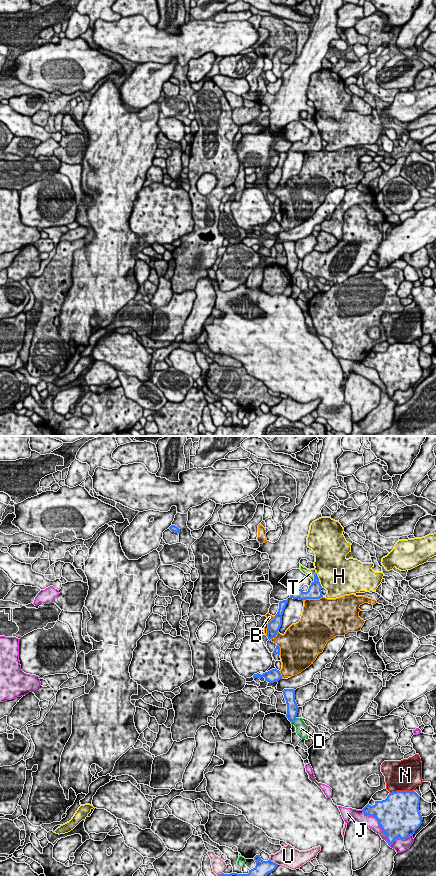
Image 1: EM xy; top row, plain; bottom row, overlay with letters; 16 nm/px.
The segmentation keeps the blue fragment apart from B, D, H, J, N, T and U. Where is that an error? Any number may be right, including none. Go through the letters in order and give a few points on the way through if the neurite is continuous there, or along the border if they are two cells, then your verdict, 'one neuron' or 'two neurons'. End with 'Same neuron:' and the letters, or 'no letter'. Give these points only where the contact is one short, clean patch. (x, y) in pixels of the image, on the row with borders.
B: two neurons
D: two neurons
H: border xy (316, 572), (319, 579); two neurons
J: two neurons
N: two neurons
T: way xy (314, 592), (314, 577), (310, 573); one neuron
U: two neurons
Same neuron: T

